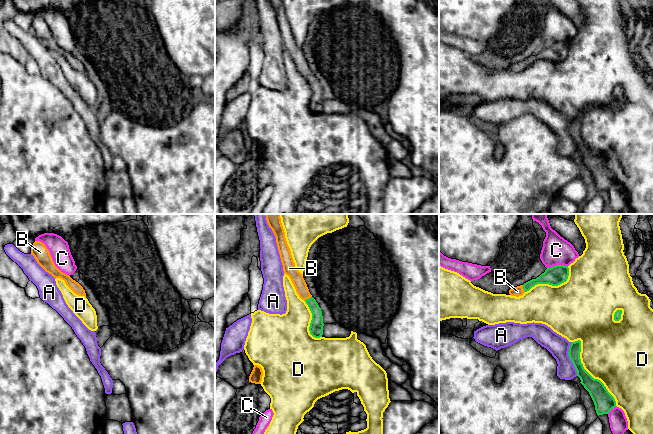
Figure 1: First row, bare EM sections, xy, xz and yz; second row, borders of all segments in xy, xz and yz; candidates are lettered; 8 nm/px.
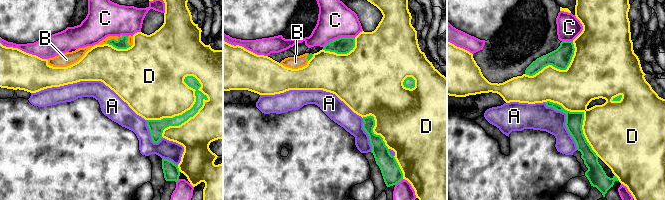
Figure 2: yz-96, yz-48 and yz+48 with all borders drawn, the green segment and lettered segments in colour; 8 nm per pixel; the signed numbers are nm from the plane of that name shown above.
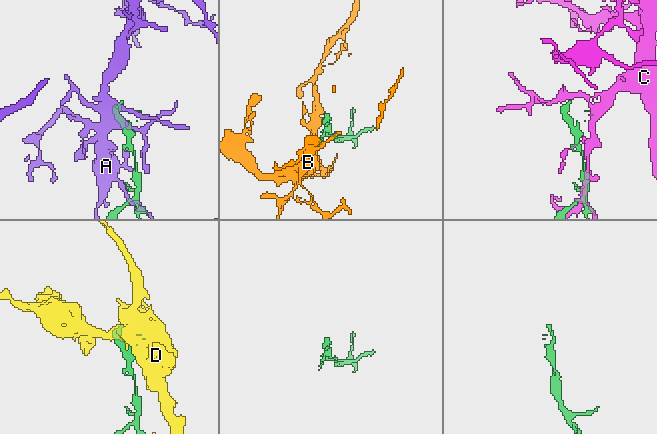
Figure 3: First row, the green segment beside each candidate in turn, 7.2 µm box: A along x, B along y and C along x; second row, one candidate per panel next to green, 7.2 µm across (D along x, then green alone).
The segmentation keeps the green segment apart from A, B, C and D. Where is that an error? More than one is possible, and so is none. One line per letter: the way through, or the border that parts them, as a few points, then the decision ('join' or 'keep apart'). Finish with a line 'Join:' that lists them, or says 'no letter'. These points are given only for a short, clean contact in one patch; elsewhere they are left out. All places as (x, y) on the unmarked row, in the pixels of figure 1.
A: keep apart
B: join
C: keep apart
D: keep apart
Join: B

